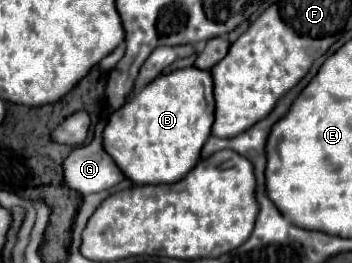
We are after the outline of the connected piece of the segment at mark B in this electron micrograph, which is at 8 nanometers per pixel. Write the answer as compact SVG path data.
M187 67L167 75L159 75L155 81L151 81L151 85L143 87L137 95L129 97L129 101L109 117L109 123L101 135L103 149L109 153L109 157L115 159L115 165L125 175L125 179L133 181L135 185L177 183L199 161L201 147L211 135L213 109L213 81L209 71Z

